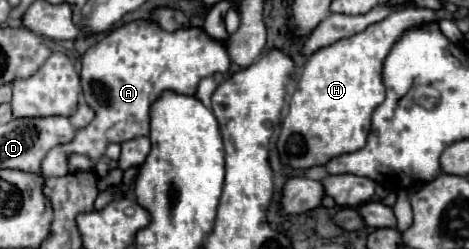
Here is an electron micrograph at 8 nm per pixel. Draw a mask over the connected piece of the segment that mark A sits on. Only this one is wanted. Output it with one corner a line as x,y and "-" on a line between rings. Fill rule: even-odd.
138,19
126,25
120,25
110,31
102,41
98,41
94,47
90,47
82,55
82,89
88,105
96,111
96,117
90,125
82,127
76,131
74,139
66,145
56,145
50,149
50,153
42,159
42,175
44,177
64,177
68,173
68,159
70,155
86,155
92,161
102,159
108,141
110,143
124,143
128,139
148,135
150,133
150,105
164,93
164,91
174,91
182,95
194,95
200,79
214,75
214,73
226,73
230,71
230,57
222,41
212,39
202,27
182,27
176,31
164,31
156,21
148,19
-
93,91
108,91
108,101
106,97
98,97

